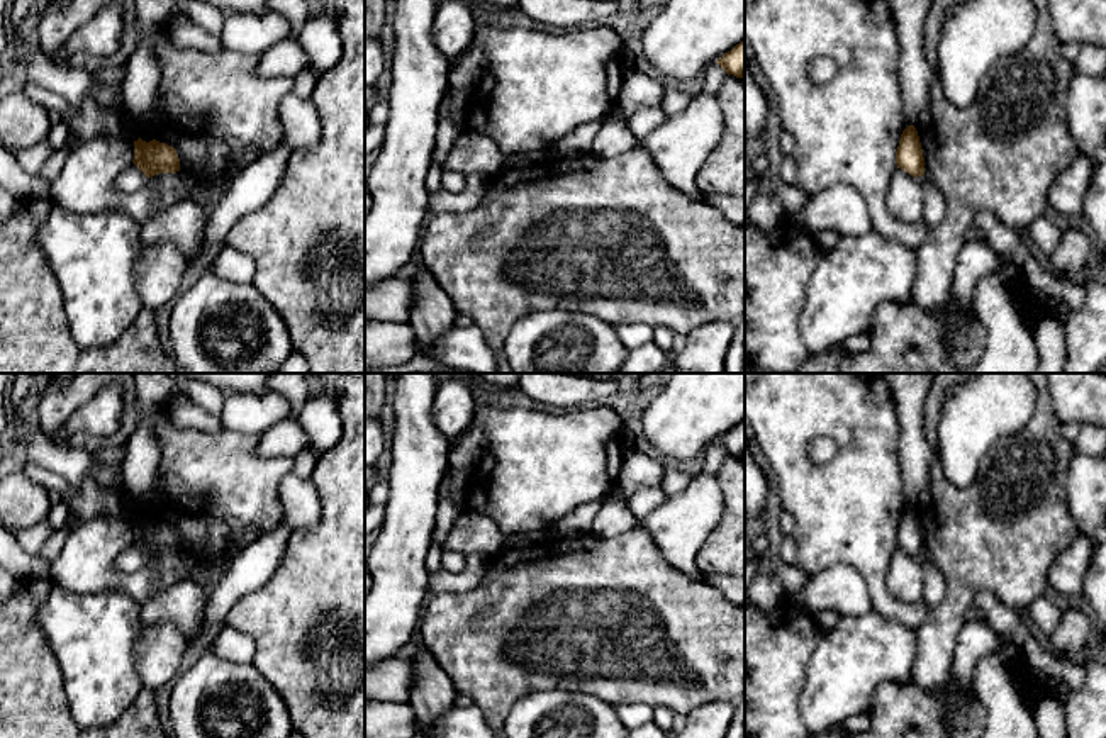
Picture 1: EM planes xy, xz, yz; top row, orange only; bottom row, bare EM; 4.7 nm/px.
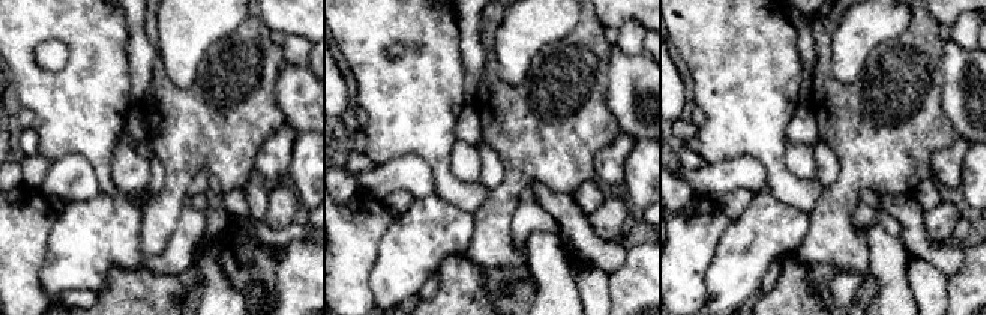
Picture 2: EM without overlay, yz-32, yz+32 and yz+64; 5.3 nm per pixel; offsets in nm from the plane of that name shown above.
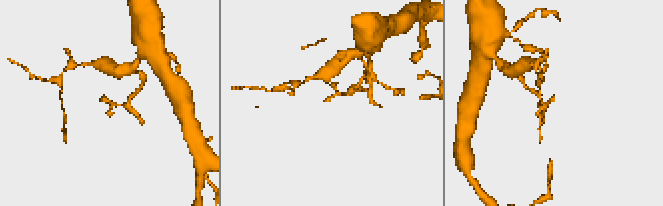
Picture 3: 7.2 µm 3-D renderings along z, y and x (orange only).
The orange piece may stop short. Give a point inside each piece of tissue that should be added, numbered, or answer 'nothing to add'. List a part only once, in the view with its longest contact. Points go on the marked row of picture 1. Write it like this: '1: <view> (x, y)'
nothing to add

